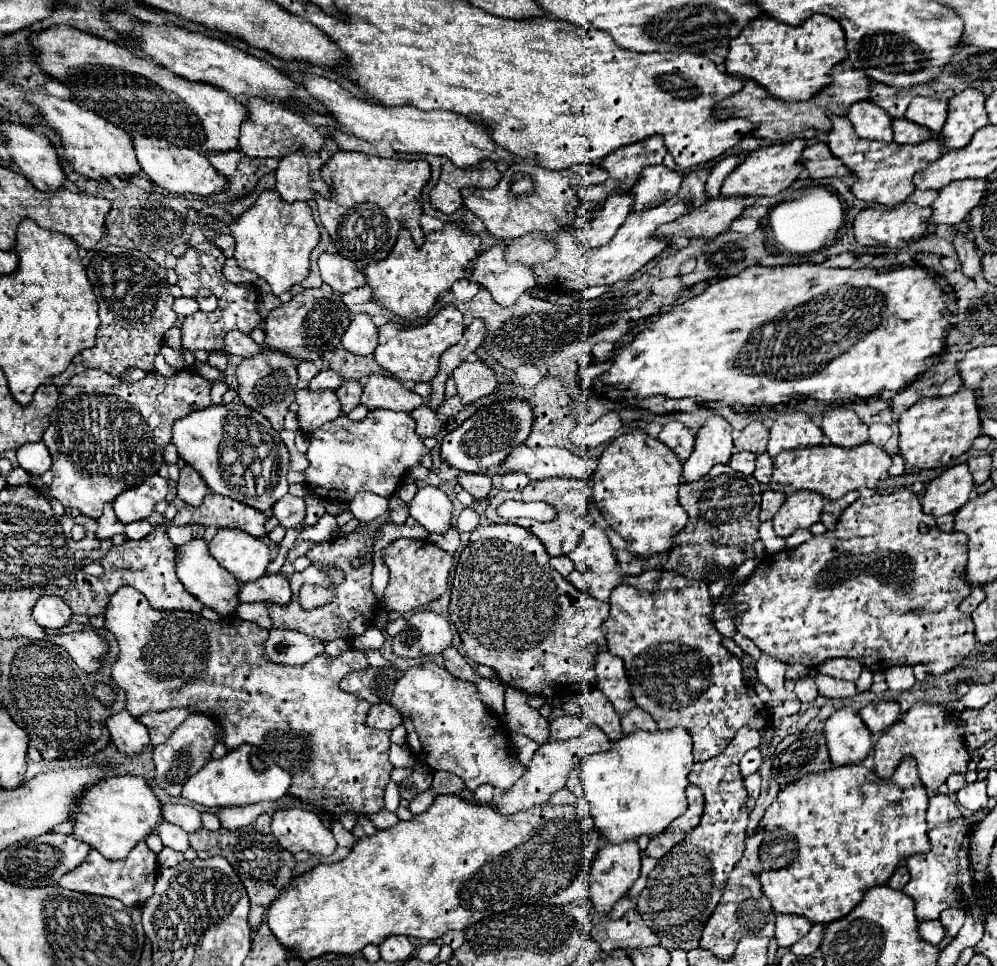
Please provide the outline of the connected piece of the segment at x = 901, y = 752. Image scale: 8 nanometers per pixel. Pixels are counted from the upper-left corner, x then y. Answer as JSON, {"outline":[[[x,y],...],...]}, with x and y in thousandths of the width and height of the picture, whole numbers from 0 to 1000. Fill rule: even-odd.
{"outline":[[[917,728],[917,732],[907,738],[907,742],[897,748],[879,769],[877,773],[877,790],[879,802],[883,806],[893,806],[897,796],[903,792],[907,784],[917,784],[921,790],[923,806],[933,823],[937,823],[955,800],[969,800],[973,780],[967,775],[967,765],[963,763],[965,746],[951,746],[949,730],[943,728]]]}

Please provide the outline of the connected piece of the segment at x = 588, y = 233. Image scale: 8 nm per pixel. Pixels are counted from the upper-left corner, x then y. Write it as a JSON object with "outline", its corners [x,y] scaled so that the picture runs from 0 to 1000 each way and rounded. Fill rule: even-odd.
{"outline":[[[632,200],[612,202],[608,206],[606,214],[600,218],[600,225],[594,227],[592,231],[588,231],[586,235],[578,237],[578,241],[576,241],[578,252],[584,254],[586,258],[598,258],[598,256],[608,254],[618,243],[618,239],[630,225],[632,216],[634,216]]]}

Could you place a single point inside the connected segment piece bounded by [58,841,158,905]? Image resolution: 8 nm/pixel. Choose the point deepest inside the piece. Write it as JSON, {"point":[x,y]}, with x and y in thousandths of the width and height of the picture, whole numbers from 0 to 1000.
{"point":[131,911]}

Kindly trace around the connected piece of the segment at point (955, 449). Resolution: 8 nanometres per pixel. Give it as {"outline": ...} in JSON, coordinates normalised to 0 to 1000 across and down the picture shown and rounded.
{"outline":[[[963,403],[953,411],[925,413],[907,425],[901,434],[903,440],[903,471],[909,481],[919,486],[949,483],[953,477],[963,473],[975,463],[975,457],[983,450],[983,432],[979,421],[977,405]]]}

